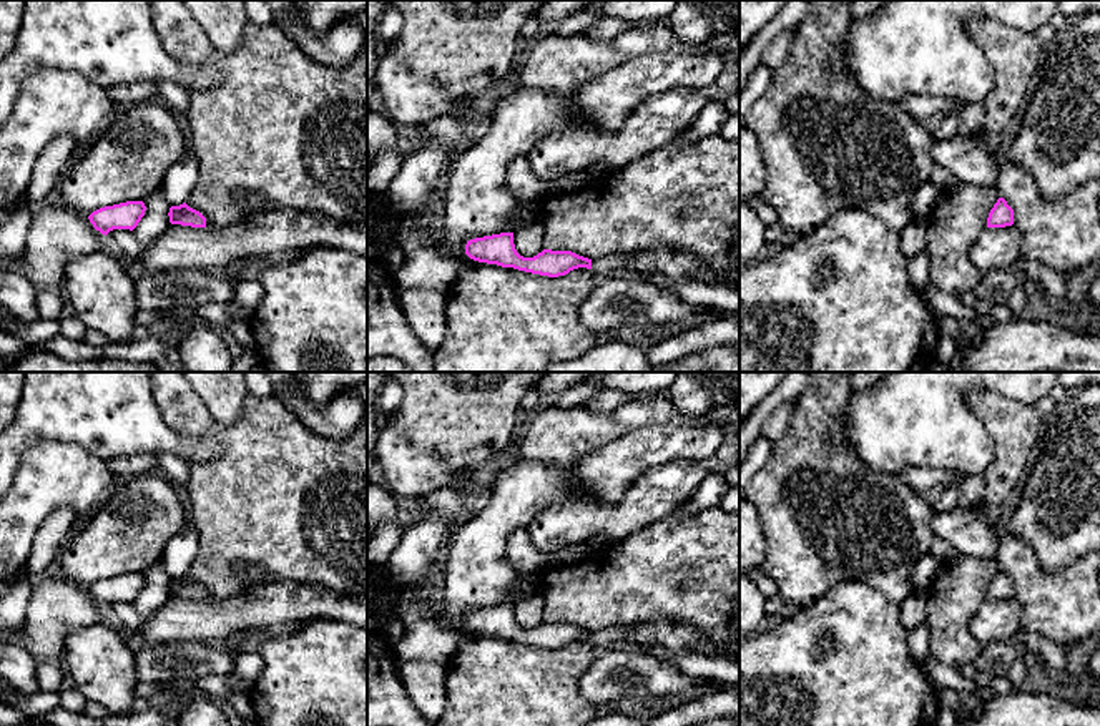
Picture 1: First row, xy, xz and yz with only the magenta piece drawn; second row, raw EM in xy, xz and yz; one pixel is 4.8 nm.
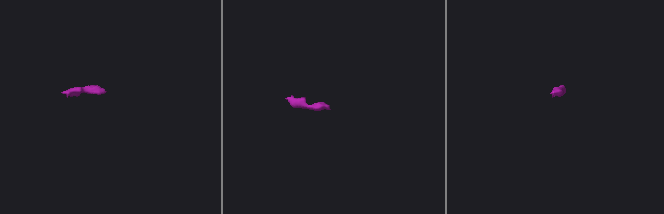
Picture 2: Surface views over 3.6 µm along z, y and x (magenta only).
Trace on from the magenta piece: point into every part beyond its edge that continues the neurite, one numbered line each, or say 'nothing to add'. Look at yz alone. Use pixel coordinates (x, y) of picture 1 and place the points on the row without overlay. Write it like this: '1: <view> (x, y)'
nothing to add

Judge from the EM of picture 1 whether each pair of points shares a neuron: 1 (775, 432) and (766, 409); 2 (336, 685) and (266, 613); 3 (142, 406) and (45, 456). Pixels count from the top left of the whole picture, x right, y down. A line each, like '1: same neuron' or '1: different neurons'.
1: different neurons
2: different neurons
3: different neurons

